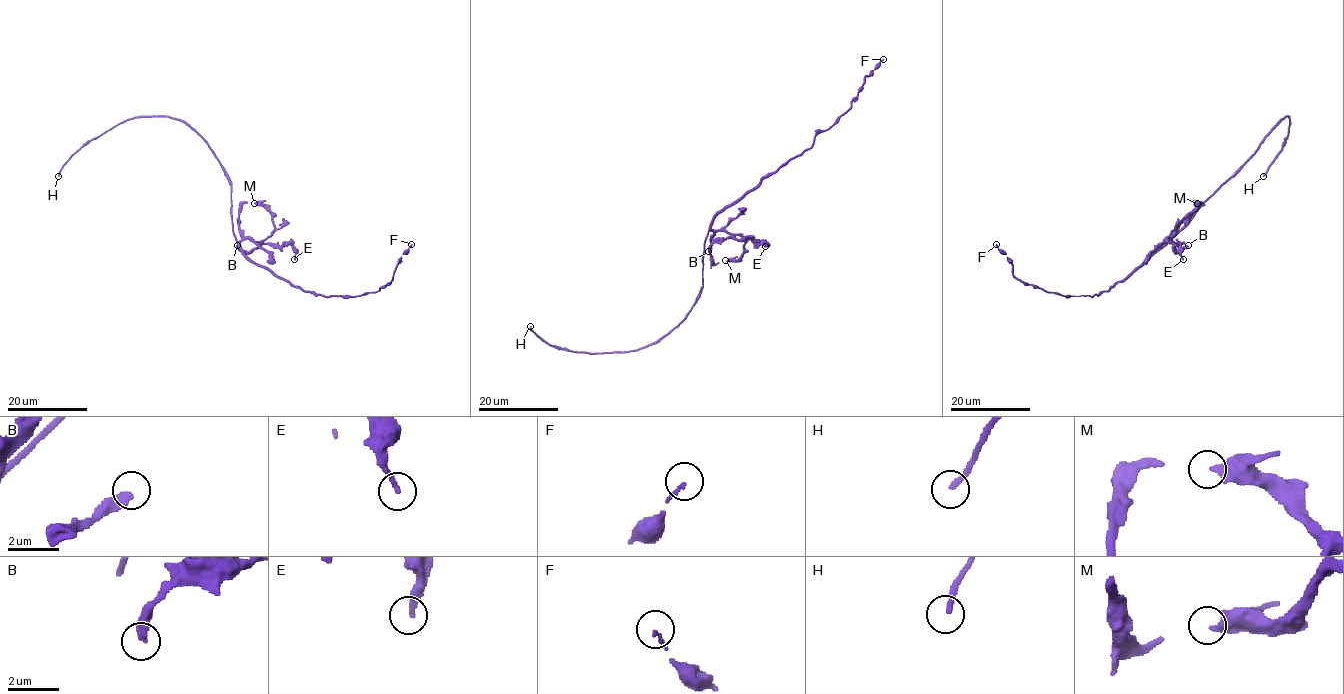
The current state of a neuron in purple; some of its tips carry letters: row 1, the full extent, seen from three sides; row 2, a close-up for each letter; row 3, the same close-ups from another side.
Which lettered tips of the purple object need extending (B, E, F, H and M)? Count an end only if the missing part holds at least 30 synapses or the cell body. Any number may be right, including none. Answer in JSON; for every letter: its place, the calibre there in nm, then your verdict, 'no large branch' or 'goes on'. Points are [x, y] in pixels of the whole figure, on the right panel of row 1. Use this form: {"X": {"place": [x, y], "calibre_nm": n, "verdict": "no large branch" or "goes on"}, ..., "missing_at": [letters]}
{"B": {"place": [1188, 245], "calibre_nm": 340, "verdict": "no large branch"}, "E": {"place": [1183, 259], "calibre_nm": 220, "verdict": "no large branch"}, "F": {"place": [996, 244], "calibre_nm": 110, "verdict": "no large branch"}, "H": {"place": [1263, 176], "calibre_nm": 220, "verdict": "goes on"}, "M": {"place": [1197, 203], "calibre_nm": 380, "verdict": "no large branch"}, "missing_at": ["H"]}

